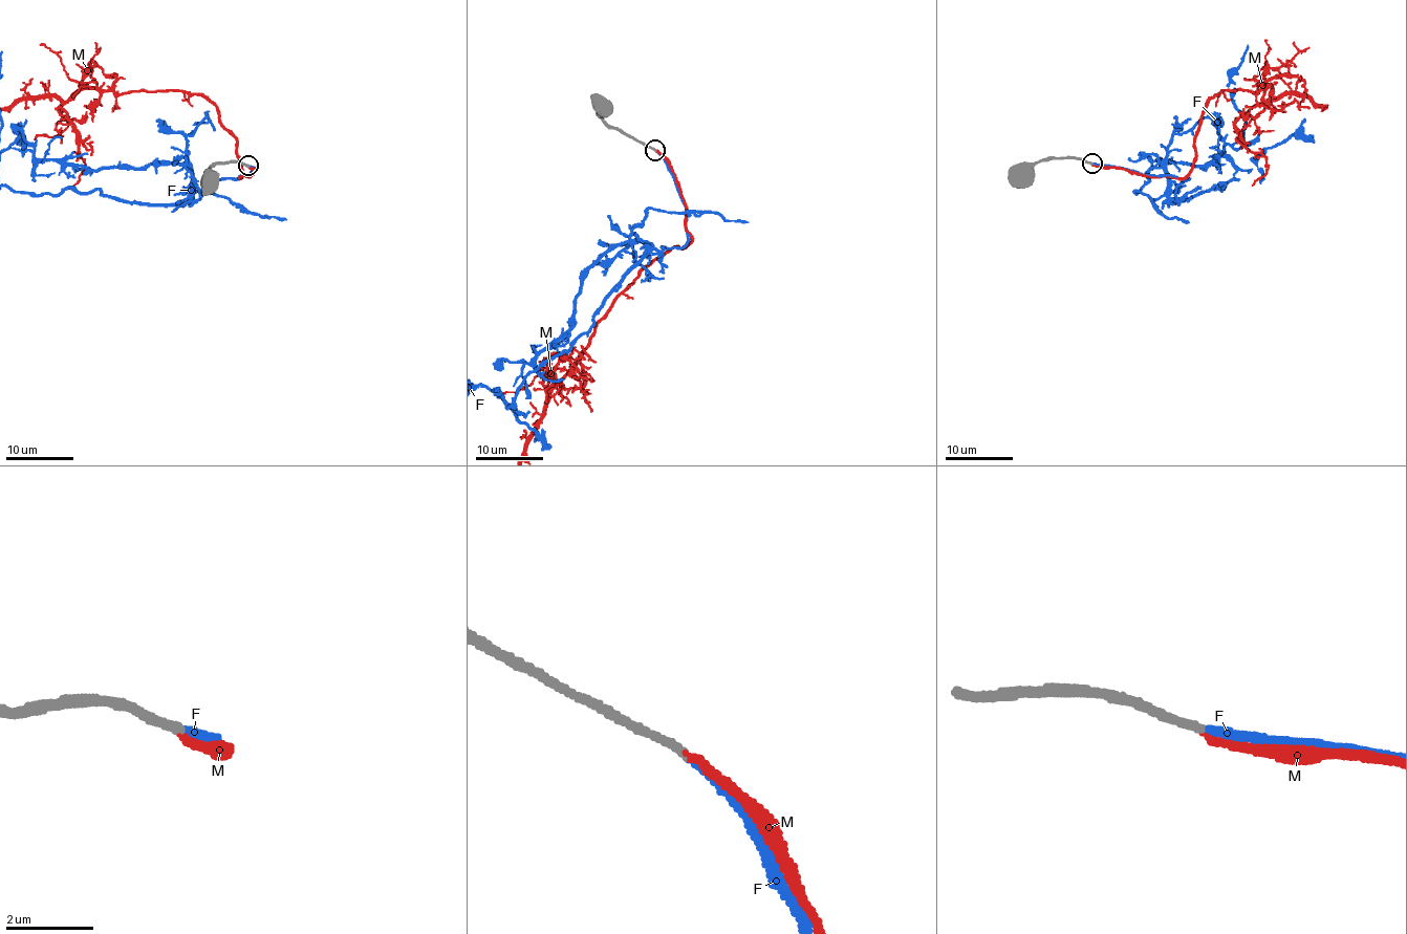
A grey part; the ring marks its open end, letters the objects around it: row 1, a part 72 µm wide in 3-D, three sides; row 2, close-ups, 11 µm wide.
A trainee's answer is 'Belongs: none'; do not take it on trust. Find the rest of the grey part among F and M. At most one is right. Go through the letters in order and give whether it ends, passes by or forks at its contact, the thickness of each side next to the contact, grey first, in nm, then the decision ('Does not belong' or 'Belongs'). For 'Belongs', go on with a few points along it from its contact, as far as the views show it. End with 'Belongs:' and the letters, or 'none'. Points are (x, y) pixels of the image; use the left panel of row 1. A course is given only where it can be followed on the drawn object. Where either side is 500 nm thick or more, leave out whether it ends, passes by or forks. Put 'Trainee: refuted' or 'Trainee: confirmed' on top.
Trainee: refuted
F: It ends there. Thickness 190 nm (grey) against 200 nm. Belongs. Its course: (249, 166), (250, 175), (216, 179), (197, 199), (168, 204), (98, 190)
M: It ends there. Thickness 200 nm (grey) against 170 nm. Does not belong
Belongs: F

